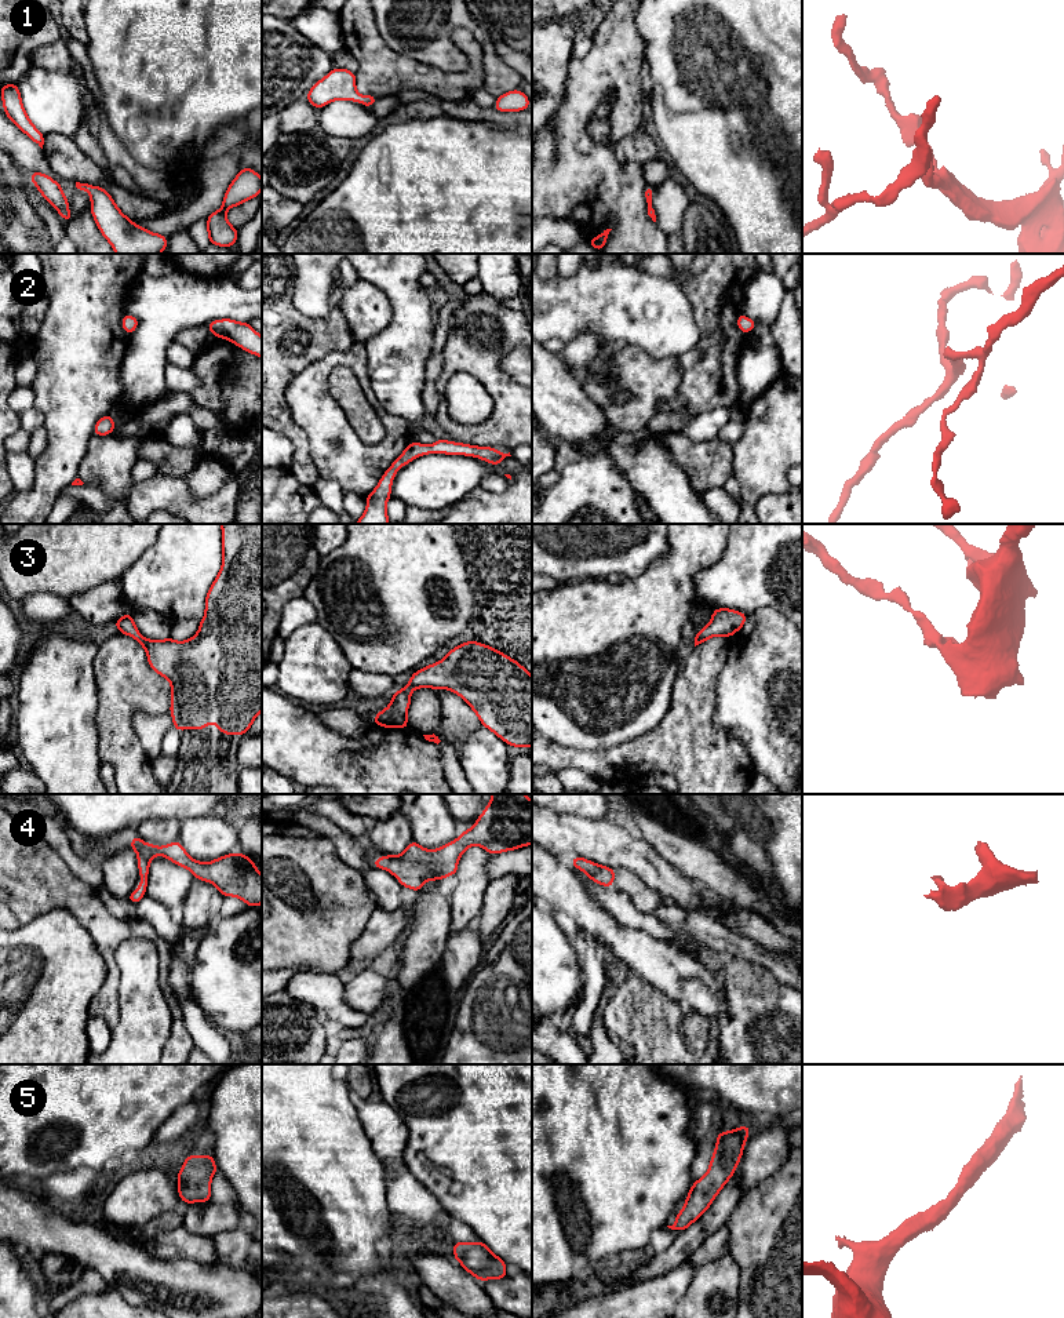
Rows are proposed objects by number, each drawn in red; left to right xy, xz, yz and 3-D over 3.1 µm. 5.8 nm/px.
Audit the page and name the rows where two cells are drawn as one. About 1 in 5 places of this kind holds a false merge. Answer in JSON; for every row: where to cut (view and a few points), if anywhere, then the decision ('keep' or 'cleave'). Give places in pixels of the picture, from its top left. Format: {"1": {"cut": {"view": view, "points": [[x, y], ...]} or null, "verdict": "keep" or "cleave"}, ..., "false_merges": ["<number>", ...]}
{"1": {"cut": null, "verdict": "keep"}, "2": {"cut": null, "verdict": "keep"}, "3": {"cut": null, "verdict": "keep"}, "4": {"cut": null, "verdict": "keep"}, "5": {"cut": null, "verdict": "keep"}, "false_merges": []}

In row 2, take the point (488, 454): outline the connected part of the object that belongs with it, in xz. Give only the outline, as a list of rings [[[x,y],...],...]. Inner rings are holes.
[[[437,440],[431,445],[409,443],[405,451],[385,472],[376,488],[367,496],[365,513],[356,521],[356,524],[389,524],[386,503],[391,496],[391,481],[394,480],[397,470],[415,458],[427,454],[467,455],[480,458],[488,463],[493,463],[495,466],[499,466],[506,456],[511,456],[510,452],[503,454],[492,447],[481,448],[447,440]]]

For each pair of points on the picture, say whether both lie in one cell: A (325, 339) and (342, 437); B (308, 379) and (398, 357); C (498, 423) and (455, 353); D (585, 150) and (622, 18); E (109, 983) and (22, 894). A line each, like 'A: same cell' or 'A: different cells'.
A: different cells
B: different cells
C: same cell
D: same cell
E: same cell

